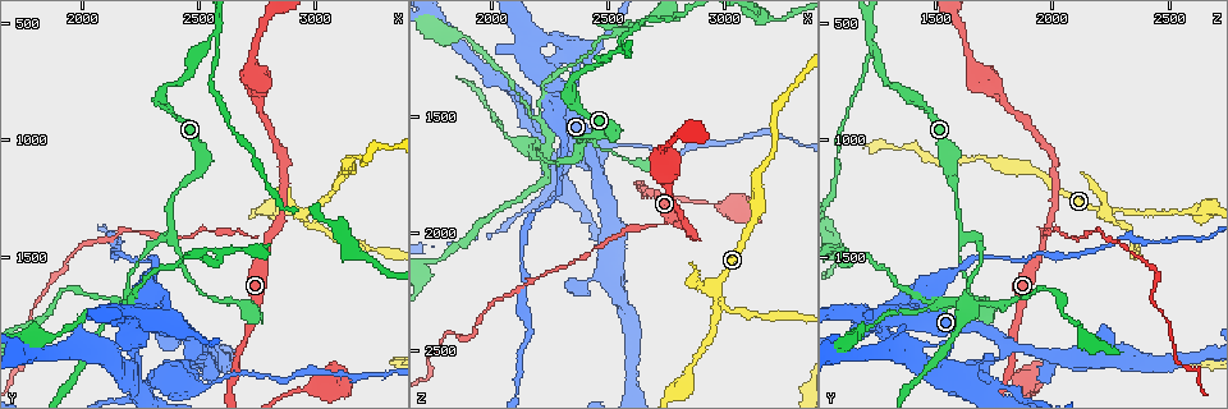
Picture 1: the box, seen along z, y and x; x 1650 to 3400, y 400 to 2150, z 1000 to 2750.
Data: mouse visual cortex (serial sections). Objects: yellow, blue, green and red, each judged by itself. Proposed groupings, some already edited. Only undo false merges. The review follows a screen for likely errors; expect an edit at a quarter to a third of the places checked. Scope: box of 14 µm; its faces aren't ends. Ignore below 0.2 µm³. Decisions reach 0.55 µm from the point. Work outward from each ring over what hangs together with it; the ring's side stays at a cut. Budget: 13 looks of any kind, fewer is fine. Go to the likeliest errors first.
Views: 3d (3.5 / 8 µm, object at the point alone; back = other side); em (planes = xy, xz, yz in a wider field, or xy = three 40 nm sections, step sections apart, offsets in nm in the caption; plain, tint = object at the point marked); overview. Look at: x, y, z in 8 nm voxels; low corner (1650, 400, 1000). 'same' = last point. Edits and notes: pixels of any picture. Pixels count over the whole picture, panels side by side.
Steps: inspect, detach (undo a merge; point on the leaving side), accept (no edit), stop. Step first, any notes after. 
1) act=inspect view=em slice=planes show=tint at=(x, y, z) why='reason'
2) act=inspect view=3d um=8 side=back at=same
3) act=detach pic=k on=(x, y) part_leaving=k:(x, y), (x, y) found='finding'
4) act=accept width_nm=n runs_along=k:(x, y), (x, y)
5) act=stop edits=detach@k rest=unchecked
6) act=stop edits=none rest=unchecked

act=inspect view=3d um=8 at=(2960, 1300, 2220) why='three arms meet'

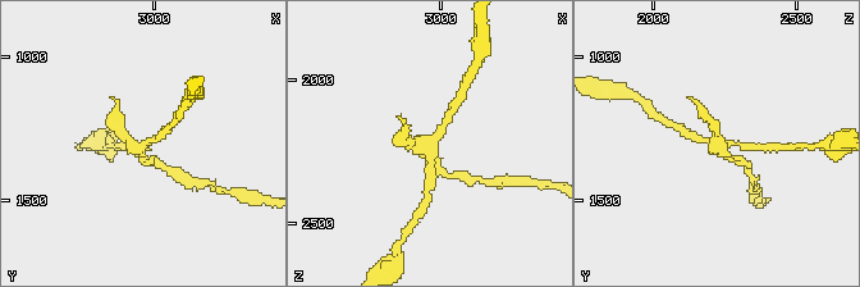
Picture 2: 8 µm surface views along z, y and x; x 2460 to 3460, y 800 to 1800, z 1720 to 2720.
act=inspect view=3d um=3.5 side=back at=(2960, 1310, 2220)

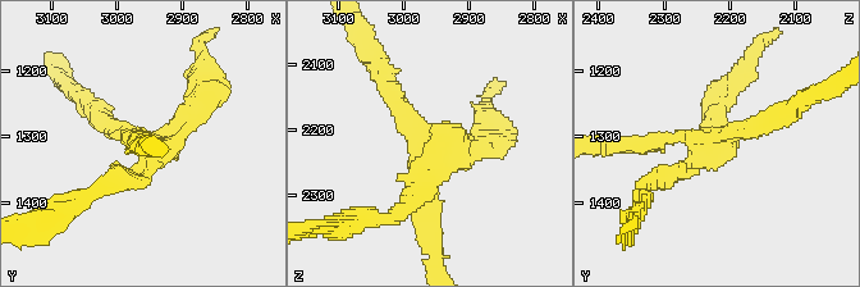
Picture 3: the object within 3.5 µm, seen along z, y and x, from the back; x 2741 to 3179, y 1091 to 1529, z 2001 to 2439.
act=inspect view=em slice=planes show=tint at=(2965, 1300, 2225)

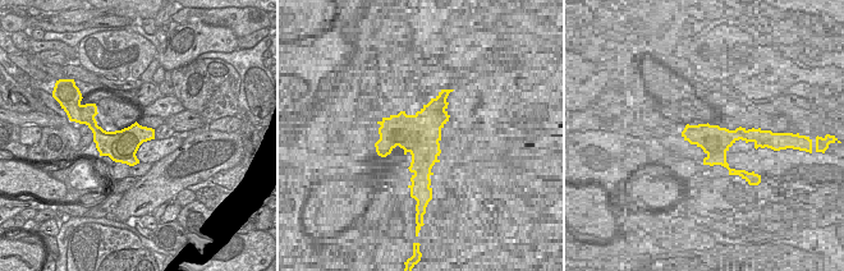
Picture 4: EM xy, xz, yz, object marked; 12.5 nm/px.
act=detach pic=3 on=(411, 190) part_leaving=3:(437, 162), (397, 214), (355, 221) found='a second cell is stuck on'

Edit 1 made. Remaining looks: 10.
act=inspect view=3d um=8 at=(2570, 560, 1230)

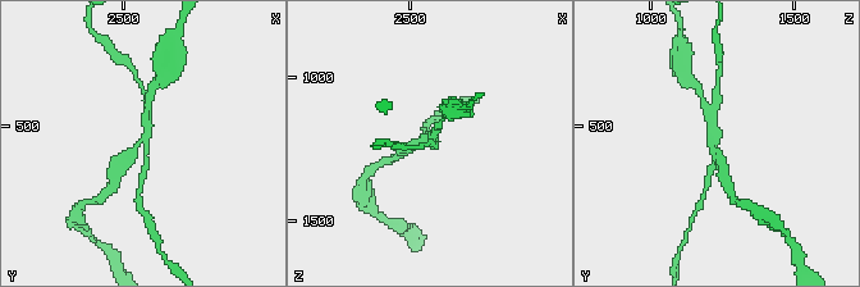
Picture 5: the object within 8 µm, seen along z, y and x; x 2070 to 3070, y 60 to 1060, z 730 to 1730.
act=inspect view=3d um=3.5 side=back at=(2570, 550, 1220)

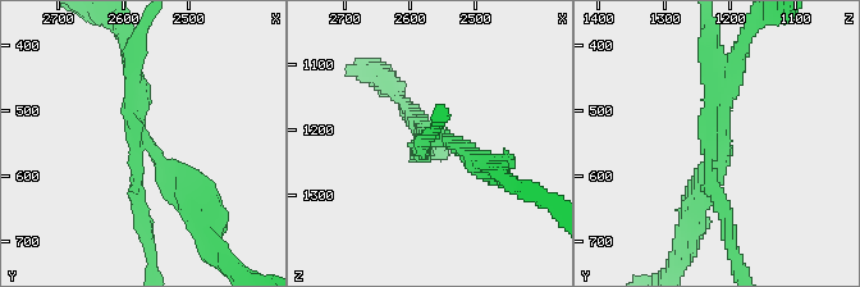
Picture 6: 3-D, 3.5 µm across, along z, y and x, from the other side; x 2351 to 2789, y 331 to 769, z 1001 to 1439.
act=inspect view=em slice=xy step=3 show=tint at=(2565, 550, 1215) arms=3 arm_widths_nm=200,250,250 why='now the EM'

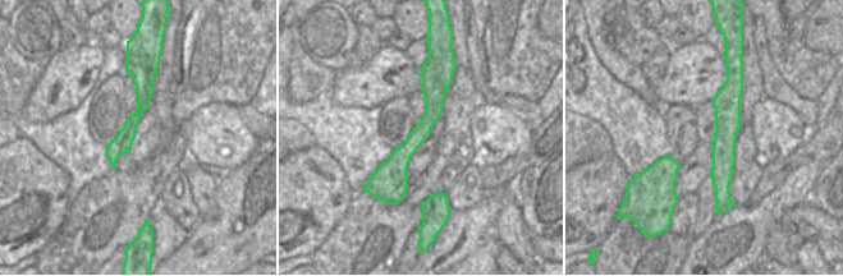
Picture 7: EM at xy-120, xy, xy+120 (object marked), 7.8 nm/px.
act=detach pic=6 on=(135, 191) part_leaving=6:(142, 145), (138, 212), (154, 263) found='a second cell is stuck on'

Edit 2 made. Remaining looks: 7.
act=inspect view=3d um=3.5 at=(2470, 1890, 1820) why='arms part here'

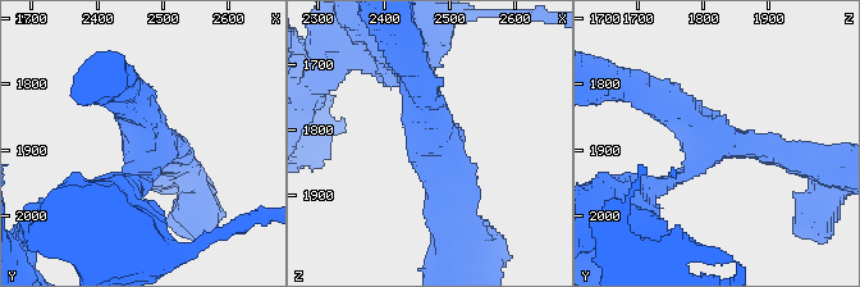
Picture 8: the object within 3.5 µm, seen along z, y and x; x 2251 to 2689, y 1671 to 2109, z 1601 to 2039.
act=inspect view=em slice=xy step=1 show=tint at=(2480, 1885, 1810) arms=3 arm_widths_nm=200,300,350 why='need the tissue'

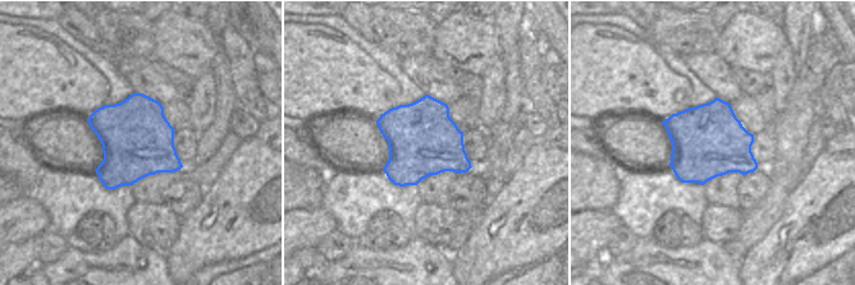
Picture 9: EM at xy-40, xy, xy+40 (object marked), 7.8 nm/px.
act=accept runs_along=8:(131, 92), (150, 124), (131, 187) found='all the same cell'

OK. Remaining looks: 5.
act=inspect view=3d um=3.5 at=(2800, 1430, 1960) why='three-way junction'

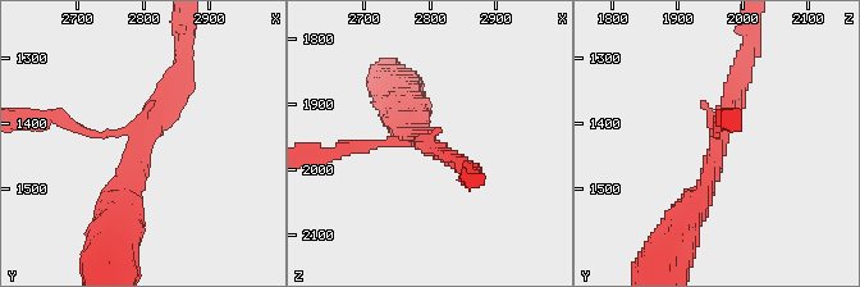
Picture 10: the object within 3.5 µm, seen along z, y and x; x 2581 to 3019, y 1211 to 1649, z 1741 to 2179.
act=inspect view=em slice=xy step=1 show=tint at=(2790, 1430, 1960) arms=3 arm_widths_nm=100,250,400 why='need the tissue'

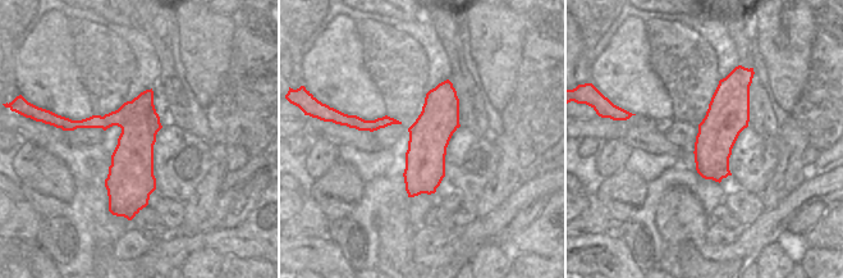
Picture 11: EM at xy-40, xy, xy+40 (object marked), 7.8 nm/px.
act=detach pic=10 on=(73, 127) found='a second cell is stuck on'

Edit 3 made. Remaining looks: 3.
act=inspect view=overview

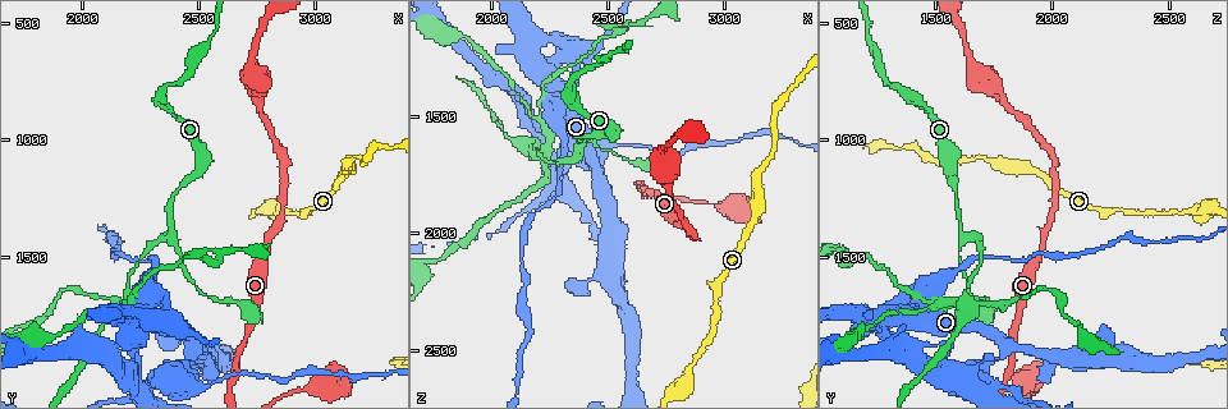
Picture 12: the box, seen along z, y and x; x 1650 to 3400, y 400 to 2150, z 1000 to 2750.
act=inspect view=3d um=3.5 at=(2380, 1410, 1610) why='a fork'

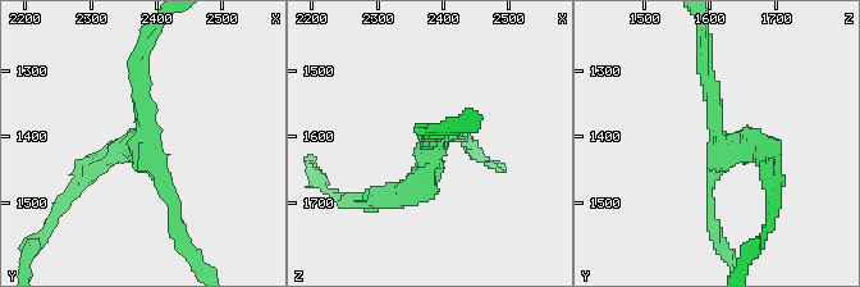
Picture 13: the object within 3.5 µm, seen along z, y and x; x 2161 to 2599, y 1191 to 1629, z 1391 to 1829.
act=inspect view=em slice=xy step=1 show=tint at=(2385, 1410, 1625) arms=3 arm_widths_nm=100,200,250 why='need the tissue'

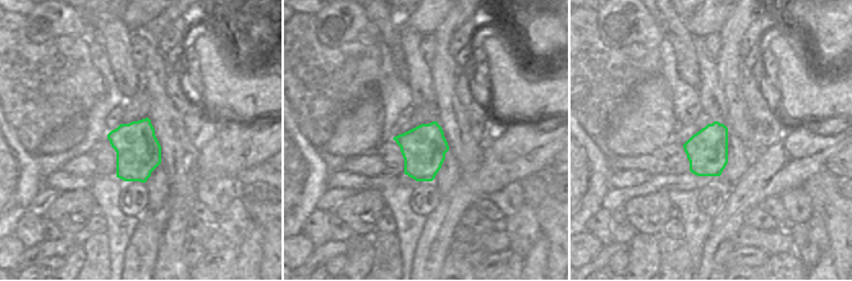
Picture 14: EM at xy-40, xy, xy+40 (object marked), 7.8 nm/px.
act=accept runs_along=13:(705, 62), (718, 136), (771, 167) found='one cell here'

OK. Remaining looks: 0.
act=stop edits=detach@3,detach@6,detach@10 rest=unchecked

